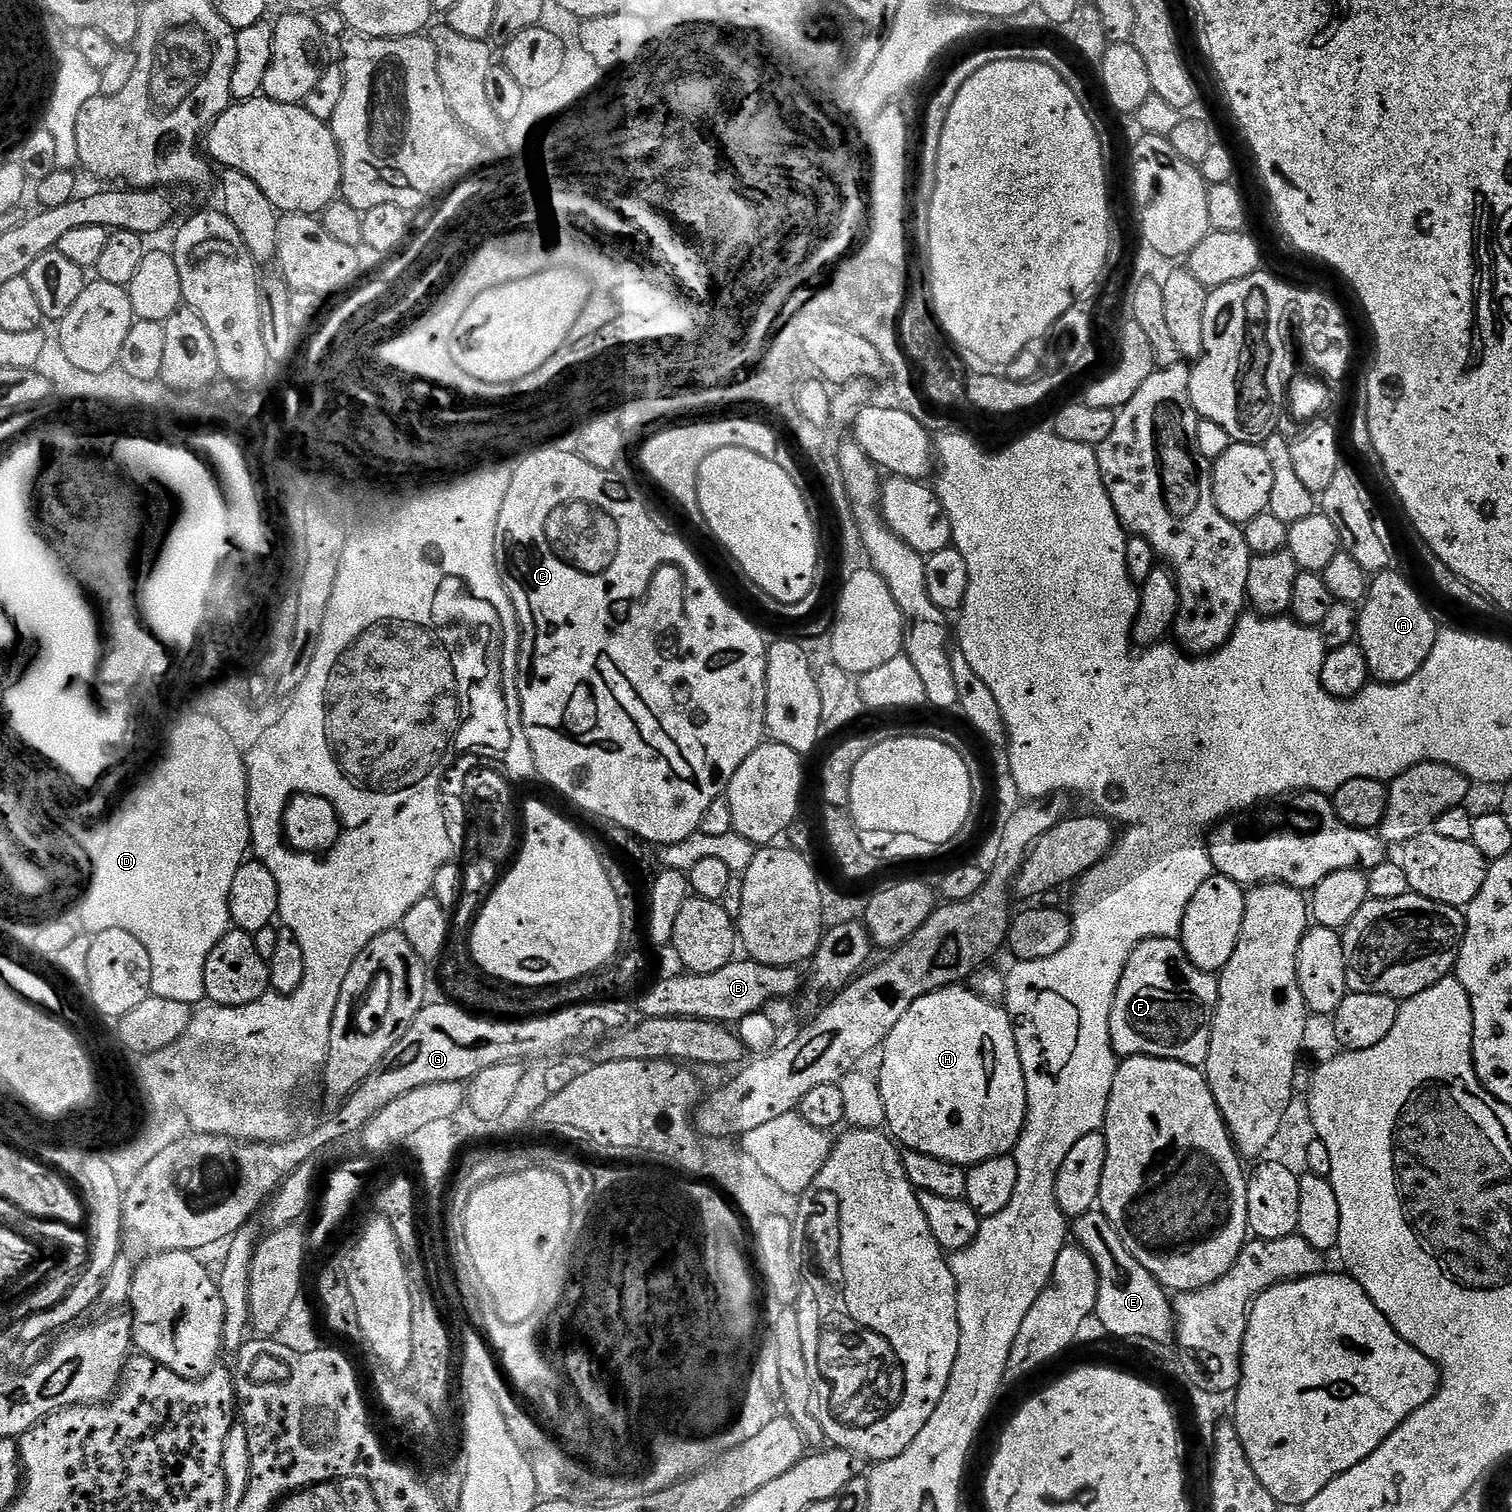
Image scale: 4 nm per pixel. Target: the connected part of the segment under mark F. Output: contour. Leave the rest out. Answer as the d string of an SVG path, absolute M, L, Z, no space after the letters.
M1150 938L1132 951L1116 987L1114 1006L1110 1010L1112 1048L1120 1058L1153 1056L1200 1068L1206 1062L1219 997L1219 979L1194 966L1179 939Z

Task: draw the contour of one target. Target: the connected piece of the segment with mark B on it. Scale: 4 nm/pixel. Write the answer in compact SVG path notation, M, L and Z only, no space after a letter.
M751 958L743 959L722 966L722 970L714 970L714 974L683 974L658 979L657 984L640 1000L643 1015L693 1016L699 1020L738 1022L746 1018L746 1014L764 1009L772 999L795 997L795 992L800 988L799 967L775 968L769 964L759 964Z

